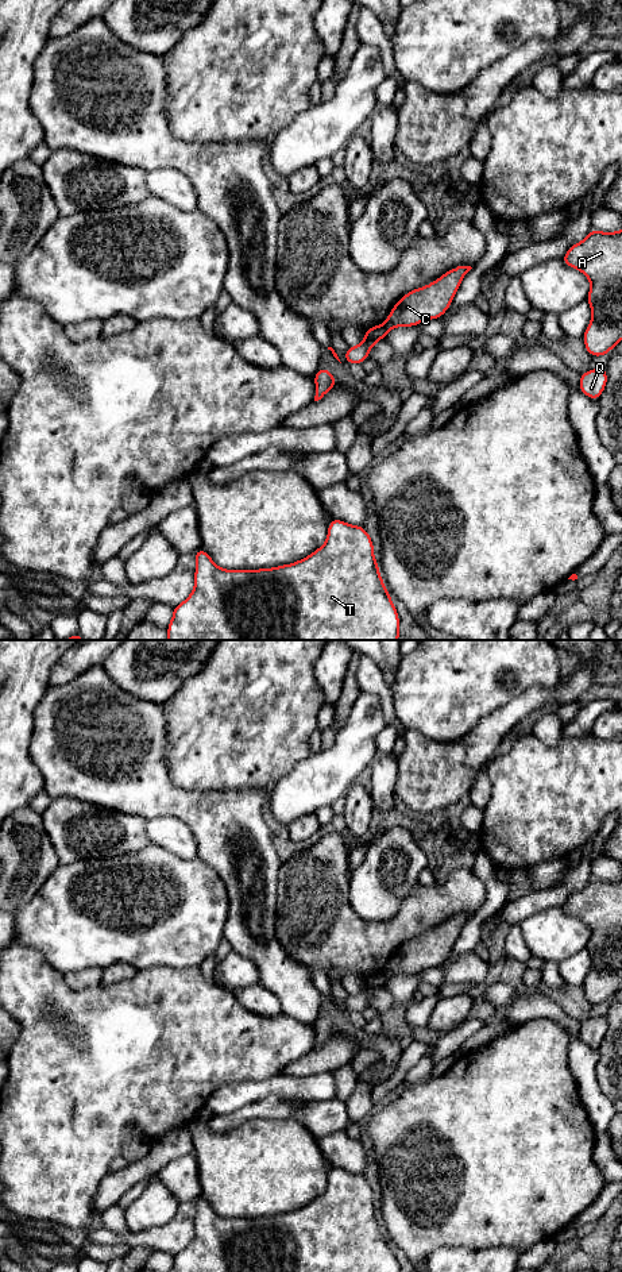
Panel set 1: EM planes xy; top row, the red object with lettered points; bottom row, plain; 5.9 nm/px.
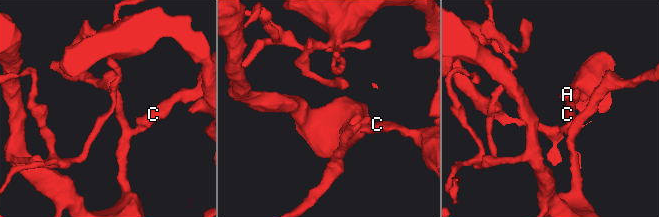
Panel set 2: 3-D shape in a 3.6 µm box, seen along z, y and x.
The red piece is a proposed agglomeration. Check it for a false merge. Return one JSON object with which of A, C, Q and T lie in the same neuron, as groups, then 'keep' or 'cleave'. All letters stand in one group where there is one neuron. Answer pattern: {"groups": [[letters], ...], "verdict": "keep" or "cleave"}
{"groups": [["A", "C", "Q"], ["T"]], "verdict": "cleave"}

